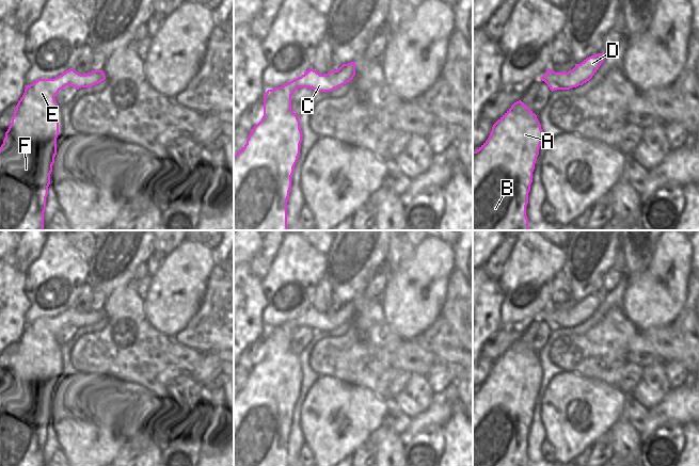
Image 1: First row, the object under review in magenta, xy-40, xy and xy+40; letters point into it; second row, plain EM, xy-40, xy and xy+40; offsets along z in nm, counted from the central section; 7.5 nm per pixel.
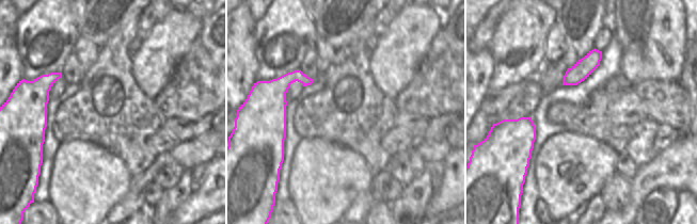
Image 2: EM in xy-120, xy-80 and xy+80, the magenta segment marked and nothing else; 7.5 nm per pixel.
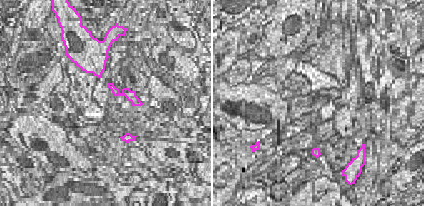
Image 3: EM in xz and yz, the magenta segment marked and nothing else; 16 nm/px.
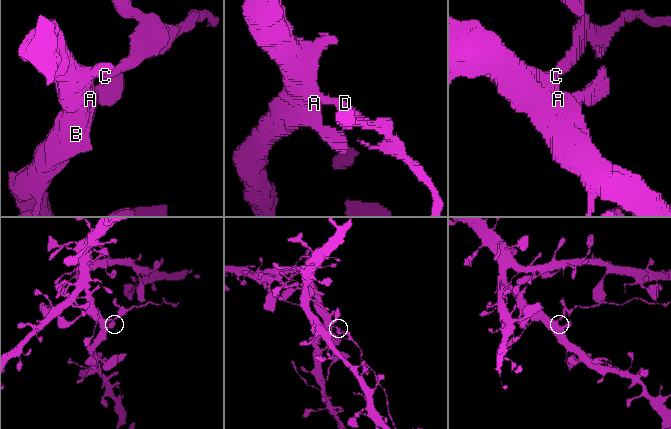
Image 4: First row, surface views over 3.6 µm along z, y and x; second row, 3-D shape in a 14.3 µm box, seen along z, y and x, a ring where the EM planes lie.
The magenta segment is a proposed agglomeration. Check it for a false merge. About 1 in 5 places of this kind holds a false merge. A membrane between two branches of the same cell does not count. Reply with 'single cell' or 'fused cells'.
fused cells

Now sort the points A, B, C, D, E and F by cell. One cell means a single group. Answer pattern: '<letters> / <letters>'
A B C E F / D

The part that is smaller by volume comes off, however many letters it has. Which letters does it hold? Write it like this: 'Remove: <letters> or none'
Remove: D

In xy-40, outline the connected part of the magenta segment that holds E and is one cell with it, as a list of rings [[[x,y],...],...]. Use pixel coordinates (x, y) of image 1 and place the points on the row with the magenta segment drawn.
[[[73,68],[53,79],[38,79],[27,85],[25,93],[16,106],[12,123],[5,132],[0,147],[0,230],[43,230],[46,197],[50,184],[50,174],[57,155],[57,138],[59,135],[59,106],[54,99],[60,90],[70,85],[77,90],[92,87],[92,81],[98,73],[81,75]]]

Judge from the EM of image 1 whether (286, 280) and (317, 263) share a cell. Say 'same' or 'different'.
same

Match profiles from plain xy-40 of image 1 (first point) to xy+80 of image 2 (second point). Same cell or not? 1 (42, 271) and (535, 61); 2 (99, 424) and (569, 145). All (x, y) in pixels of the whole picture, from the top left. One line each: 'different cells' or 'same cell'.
1: same cell
2: same cell

